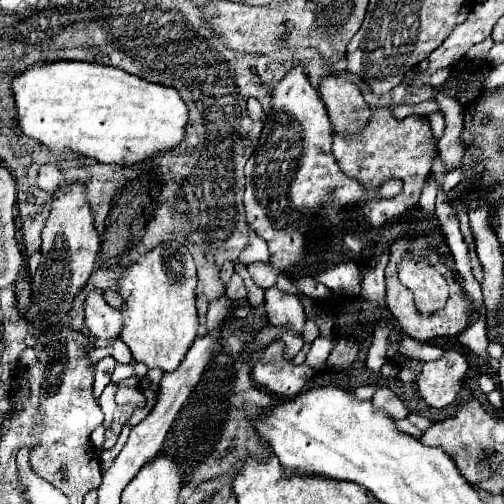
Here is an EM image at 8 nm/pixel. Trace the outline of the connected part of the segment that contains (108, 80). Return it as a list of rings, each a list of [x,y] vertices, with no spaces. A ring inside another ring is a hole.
[[[56,61],[40,63],[24,71],[12,81],[12,91],[18,109],[18,125],[22,133],[44,143],[56,153],[66,149],[92,157],[100,163],[132,165],[160,151],[172,149],[184,137],[184,125],[188,119],[188,109],[180,99],[178,91],[158,83],[148,83],[126,71],[82,61]]]

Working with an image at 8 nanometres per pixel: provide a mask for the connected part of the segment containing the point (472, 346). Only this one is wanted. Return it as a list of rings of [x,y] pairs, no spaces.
[[[478,317],[478,319],[474,321],[474,325],[466,327],[466,329],[458,335],[458,341],[460,341],[464,347],[468,347],[474,355],[478,355],[478,357],[482,357],[486,363],[490,363],[490,355],[488,355],[488,351],[486,351],[486,347],[488,347],[486,323],[484,323],[482,317]]]

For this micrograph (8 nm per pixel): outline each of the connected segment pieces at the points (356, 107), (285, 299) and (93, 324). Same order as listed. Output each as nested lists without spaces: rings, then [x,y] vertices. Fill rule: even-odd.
[[[330,73],[320,79],[318,93],[338,133],[358,133],[366,125],[370,105],[364,101],[360,89],[352,81]]]
[[[276,287],[266,289],[266,313],[270,325],[280,325],[302,335],[306,325],[306,313],[296,295],[288,295]]]
[[[92,287],[86,305],[84,305],[84,327],[94,337],[118,337],[122,329],[122,317],[116,309],[112,309],[104,299],[98,287]]]

